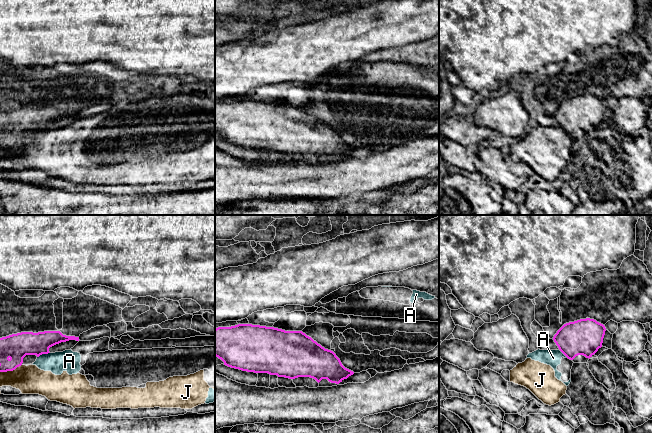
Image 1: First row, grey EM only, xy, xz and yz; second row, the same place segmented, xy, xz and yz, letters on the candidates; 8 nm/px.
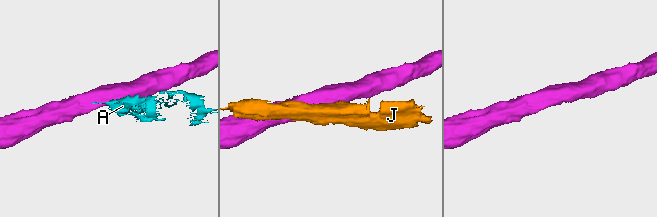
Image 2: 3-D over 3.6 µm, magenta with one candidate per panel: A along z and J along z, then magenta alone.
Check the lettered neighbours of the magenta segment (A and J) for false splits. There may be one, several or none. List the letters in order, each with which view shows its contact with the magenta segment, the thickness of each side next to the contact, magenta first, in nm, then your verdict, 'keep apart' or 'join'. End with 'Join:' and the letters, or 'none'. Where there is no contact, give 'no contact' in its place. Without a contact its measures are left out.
A: contact in xy; calibres 200 and 170 nm; keep apart
J: contact in xy; calibres 200 and 220 nm; keep apart
Join: none

